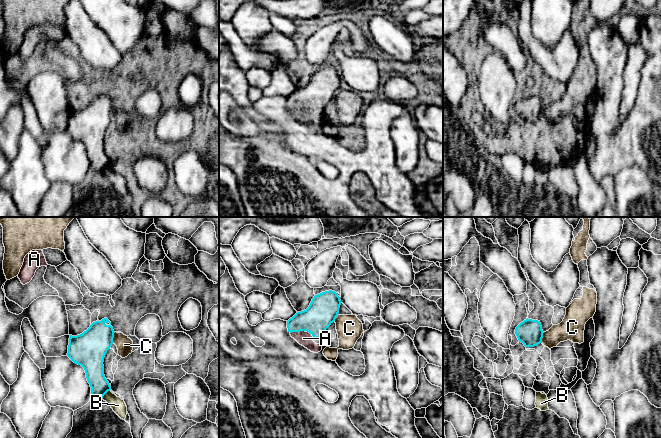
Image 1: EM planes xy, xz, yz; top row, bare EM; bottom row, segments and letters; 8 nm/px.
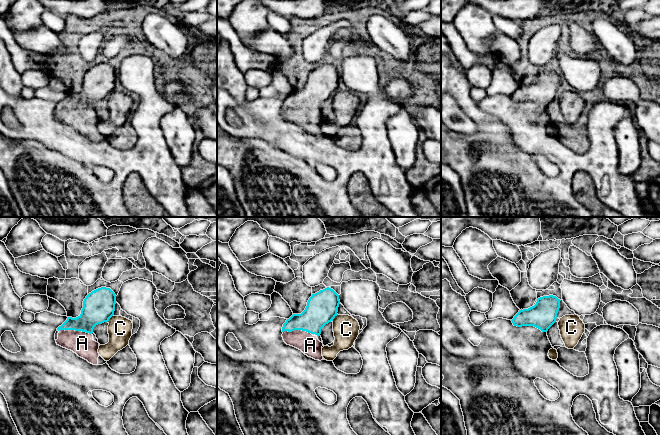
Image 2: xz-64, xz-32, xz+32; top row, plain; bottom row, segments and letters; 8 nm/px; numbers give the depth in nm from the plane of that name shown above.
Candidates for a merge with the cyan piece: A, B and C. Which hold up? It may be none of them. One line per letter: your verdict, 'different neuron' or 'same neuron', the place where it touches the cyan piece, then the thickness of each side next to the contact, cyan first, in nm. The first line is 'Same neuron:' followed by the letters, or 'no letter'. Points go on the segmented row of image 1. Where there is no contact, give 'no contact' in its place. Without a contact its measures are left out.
Same neuron: A
A: same neuron; contact xz (297, 331); calibres 220 and 110 nm
B: different neuron; contact xy (105, 393); calibres 160 and 120 nm
C: different neuron; contact xy (112, 338); calibres 280 and 130 nm

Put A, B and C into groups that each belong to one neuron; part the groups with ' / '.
A / B / C

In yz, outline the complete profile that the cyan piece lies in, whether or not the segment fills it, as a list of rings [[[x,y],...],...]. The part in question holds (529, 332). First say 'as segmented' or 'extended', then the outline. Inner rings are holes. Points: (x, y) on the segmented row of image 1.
as segmented; [[[526,319],[515,329],[515,334],[519,342],[525,347],[534,347],[542,343],[543,330],[540,321]]]

